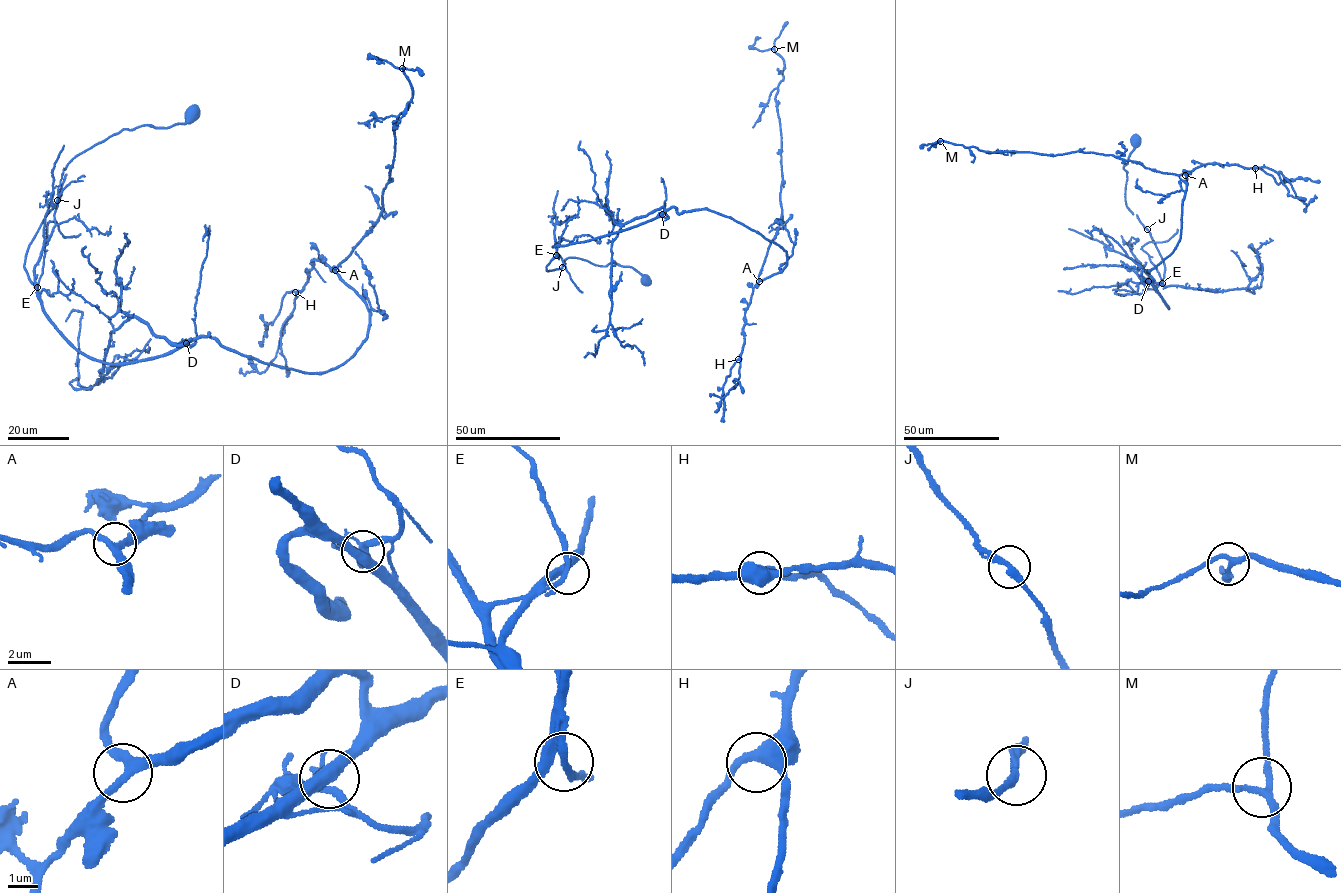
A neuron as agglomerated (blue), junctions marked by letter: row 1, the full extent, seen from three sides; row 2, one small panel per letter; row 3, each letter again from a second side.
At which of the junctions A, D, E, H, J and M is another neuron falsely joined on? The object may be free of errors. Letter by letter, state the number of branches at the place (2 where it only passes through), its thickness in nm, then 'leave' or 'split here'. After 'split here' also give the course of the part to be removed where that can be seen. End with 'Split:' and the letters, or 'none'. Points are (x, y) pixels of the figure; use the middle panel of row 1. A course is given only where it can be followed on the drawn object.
A: 3 branches meet; 300 nm thick; leave
D: 2 branches meet; 460 nm thick; leave
E: 2 branches meet; 220 nm thick; leave
H: 3 branches meet; 360 nm thick; leave
J: 2 branches meet; 240 nm thick; leave
M: 3 branches meet; 220 nm thick; leave
Split: none

